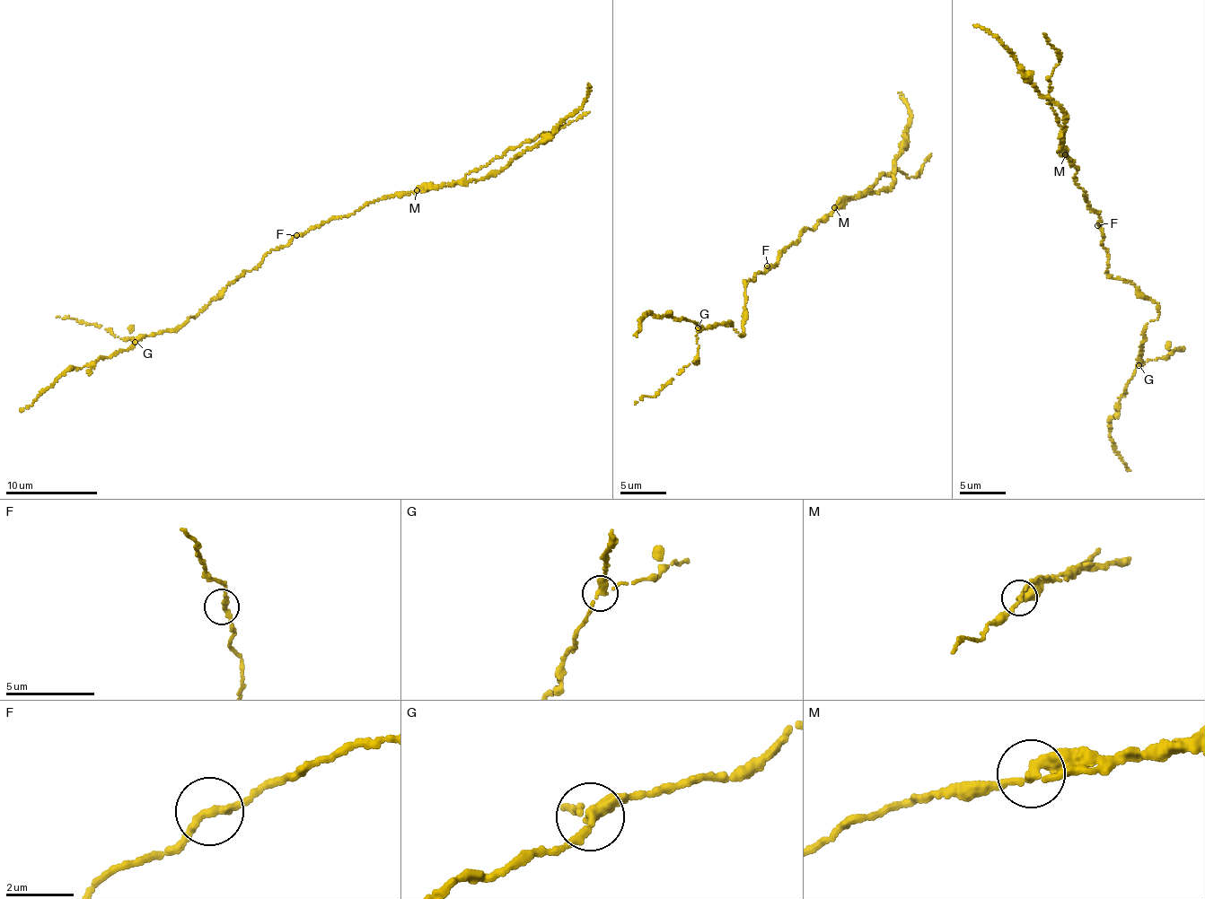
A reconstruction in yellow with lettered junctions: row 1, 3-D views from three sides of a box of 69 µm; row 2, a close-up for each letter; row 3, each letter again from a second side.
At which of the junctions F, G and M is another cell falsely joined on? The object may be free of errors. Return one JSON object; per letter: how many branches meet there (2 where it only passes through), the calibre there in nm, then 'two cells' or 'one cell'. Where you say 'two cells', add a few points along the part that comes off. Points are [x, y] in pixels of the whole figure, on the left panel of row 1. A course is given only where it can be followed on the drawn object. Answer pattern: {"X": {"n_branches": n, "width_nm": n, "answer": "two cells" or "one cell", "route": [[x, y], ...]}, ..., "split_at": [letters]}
{"F": {"n_branches": 2, "width_nm": 260, "answer": "one cell"}, "G": {"n_branches": 3, "width_nm": 280, "answer": "one cell"}, "M": {"n_branches": 2, "width_nm": 300, "answer": "two cells", "route": [[417, 191], [448, 183], [488, 178], [542, 142], [582, 107], [591, 91], [588, 83]]}, "split_at": ["M"]}

